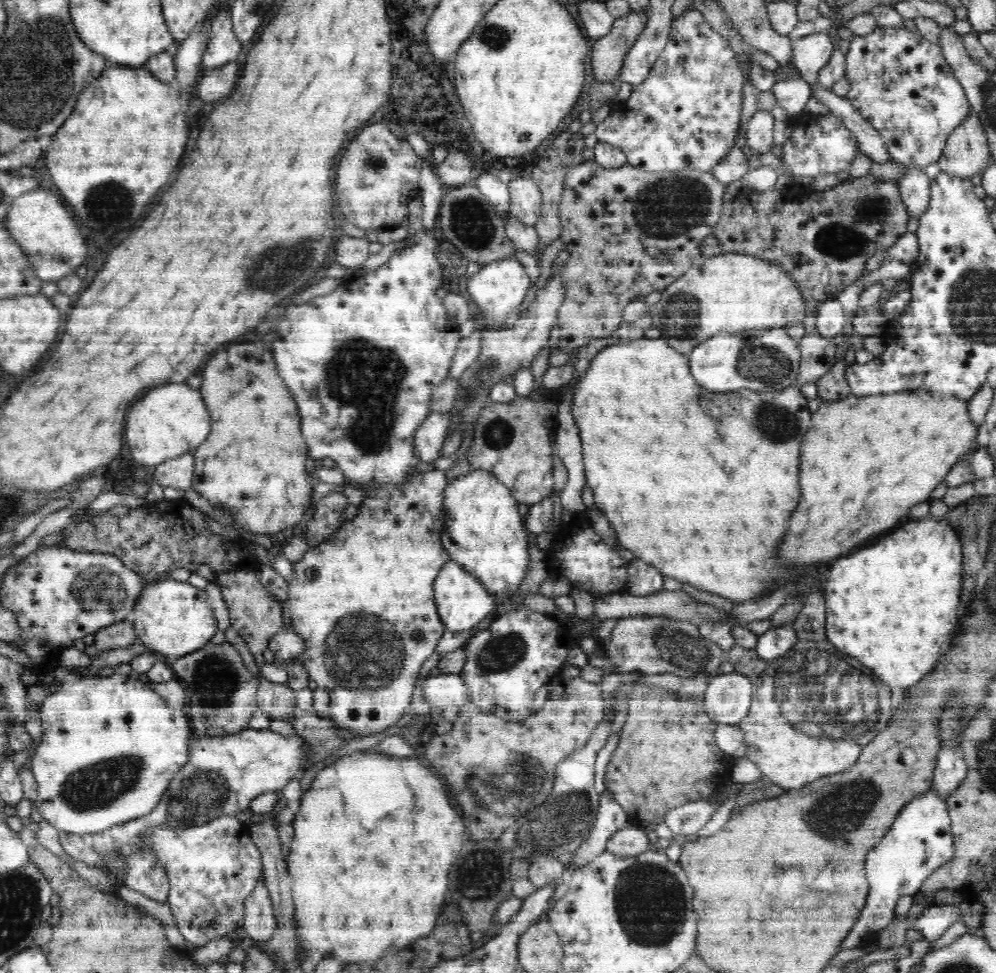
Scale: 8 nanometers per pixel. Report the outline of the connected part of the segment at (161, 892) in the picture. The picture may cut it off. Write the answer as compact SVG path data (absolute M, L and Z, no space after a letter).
M150 854L132 856L128 864L128 874L124 878L124 886L143 894L146 898L168 904L170 885L166 871L162 866L156 865Z

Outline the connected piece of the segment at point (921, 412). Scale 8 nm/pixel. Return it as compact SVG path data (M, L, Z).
M902 389L900 392L886 393L885 395L870 395L857 397L852 394L832 401L823 401L819 409L812 413L810 428L806 431L802 448L802 504L798 504L798 512L794 512L794 520L790 520L790 536L786 536L786 544L782 544L782 556L786 560L798 560L798 564L810 564L818 560L830 560L838 558L840 554L846 554L854 546L862 544L866 538L893 528L898 521L909 515L912 506L928 500L937 488L942 484L951 471L958 463L966 463L972 467L971 457L977 451L976 436L978 436L978 425L972 423L968 415L969 401L965 401L957 396L934 396L929 390L925 389Z

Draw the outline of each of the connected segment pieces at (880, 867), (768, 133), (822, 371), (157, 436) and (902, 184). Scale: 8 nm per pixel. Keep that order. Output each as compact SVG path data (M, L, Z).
M932 783L932 788L930 788L930 791L928 792L928 794L917 796L916 798L914 798L912 800L912 802L910 802L908 804L908 806L906 806L904 808L904 810L901 810L899 813L900 814L897 816L897 818L894 819L893 826L890 827L890 830L882 837L882 840L879 841L879 843L873 849L870 849L870 852L867 854L867 858L865 860L865 872L866 872L866 876L868 876L867 879L869 880L868 896L866 898L866 902L865 902L864 908L862 908L862 910L860 911L860 916L858 916L858 918L857 918L857 922L854 923L853 931L851 931L846 936L845 941L841 944L841 949L842 950L843 949L855 949L855 948L858 949L858 946L860 946L860 944L862 944L862 942L864 942L864 940L866 940L866 936L870 936L870 934L876 934L876 932L880 932L880 930L884 930L884 928L887 928L888 925L894 919L894 908L895 908L898 900L900 900L900 897L901 896L906 896L906 895L912 895L912 894L914 894L916 892L919 892L921 890L922 883L932 874L932 871L935 871L937 868L940 868L943 864L946 864L949 860L952 860L952 857L954 856L954 853L955 853L954 835L952 834L952 831L951 831L951 820L950 820L950 817L949 817L948 807L947 807L946 801L937 792L935 792L935 788L933 788L933 783Z
M757 111L746 124L745 140L747 149L754 156L762 156L771 152L774 146L774 122L771 112Z
M817 330L803 336L799 340L801 366L795 386L800 388L824 376L836 363L836 346L841 340L841 337L824 337Z
M166 384L152 388L126 418L126 442L137 466L157 467L169 459L195 450L206 440L211 418L199 390L184 384Z
M905 167L905 172L897 181L900 196L909 216L919 217L926 212L930 200L931 179L923 169Z

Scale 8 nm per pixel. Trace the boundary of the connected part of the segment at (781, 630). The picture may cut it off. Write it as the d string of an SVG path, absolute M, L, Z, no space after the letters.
M793 624L770 627L757 638L754 649L758 656L768 663L770 660L786 654L798 641Z

